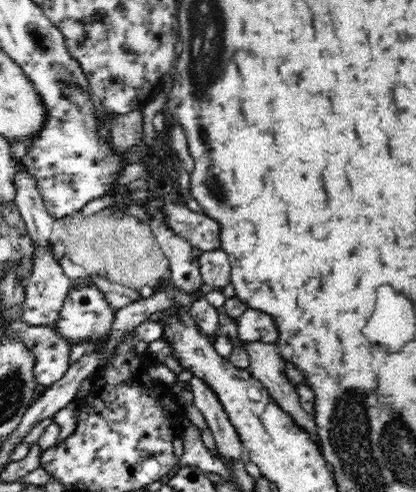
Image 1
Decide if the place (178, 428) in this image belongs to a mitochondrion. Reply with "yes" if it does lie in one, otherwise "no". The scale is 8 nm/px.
no

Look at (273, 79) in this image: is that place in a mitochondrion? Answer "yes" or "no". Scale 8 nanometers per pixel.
no

